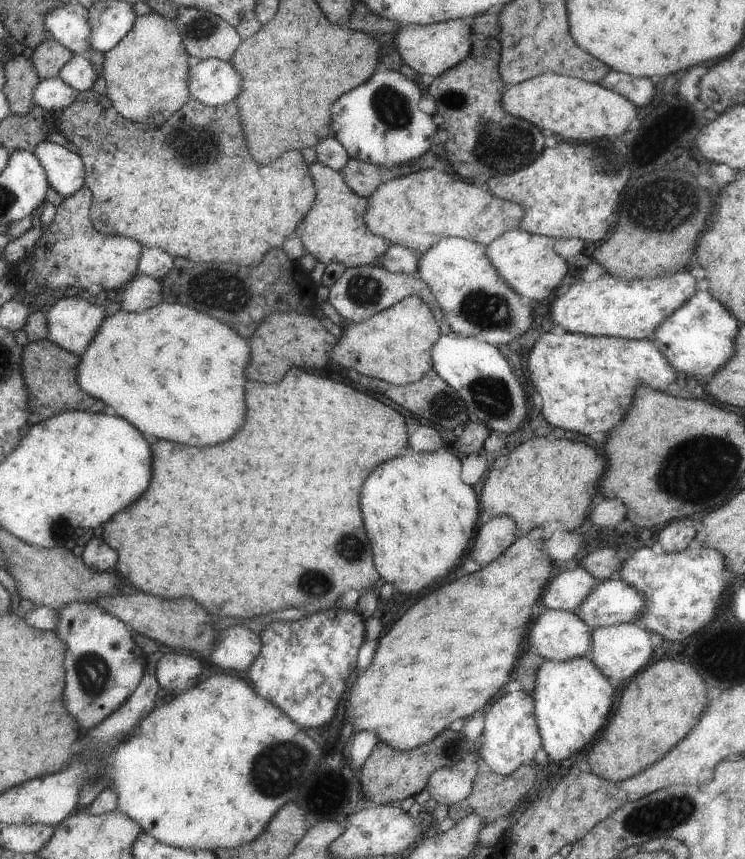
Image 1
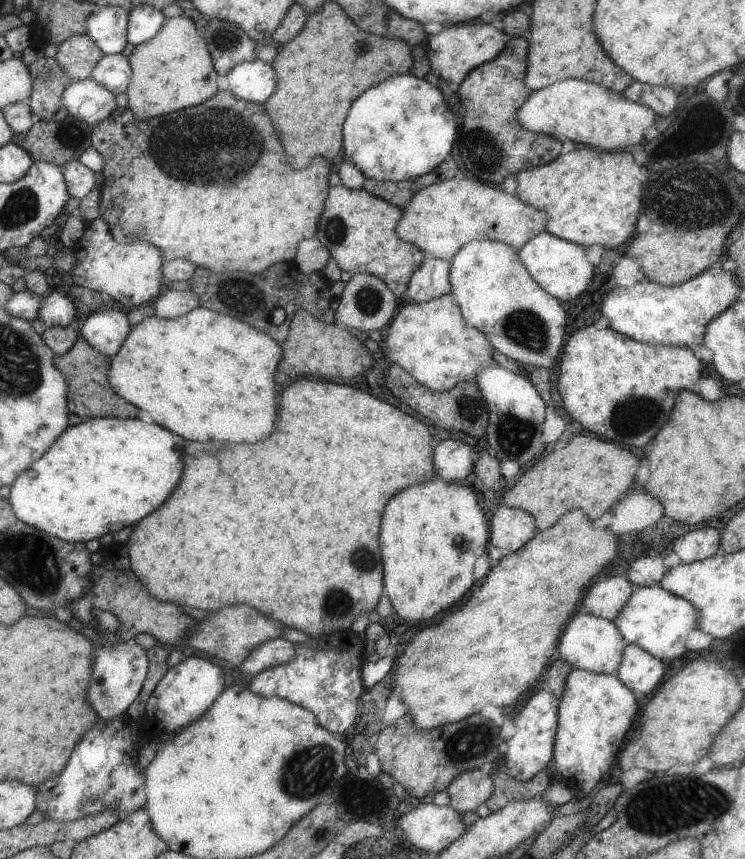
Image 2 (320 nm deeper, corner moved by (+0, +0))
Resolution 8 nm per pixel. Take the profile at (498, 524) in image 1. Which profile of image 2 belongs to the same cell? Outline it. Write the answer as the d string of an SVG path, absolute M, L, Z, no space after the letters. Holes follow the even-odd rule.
M498 504L489 521L490 544L502 554L511 553L536 536L535 519L528 511Z

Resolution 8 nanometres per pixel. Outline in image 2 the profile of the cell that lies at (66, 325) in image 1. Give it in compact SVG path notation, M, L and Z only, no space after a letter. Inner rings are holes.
M105 308L77 324L80 336L110 357L114 357L121 350L129 333L134 329L125 311Z

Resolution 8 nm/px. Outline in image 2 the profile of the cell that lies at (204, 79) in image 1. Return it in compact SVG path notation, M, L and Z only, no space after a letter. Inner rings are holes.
M261 59L235 65L226 77L227 90L246 101L263 104L275 90L275 72Z

